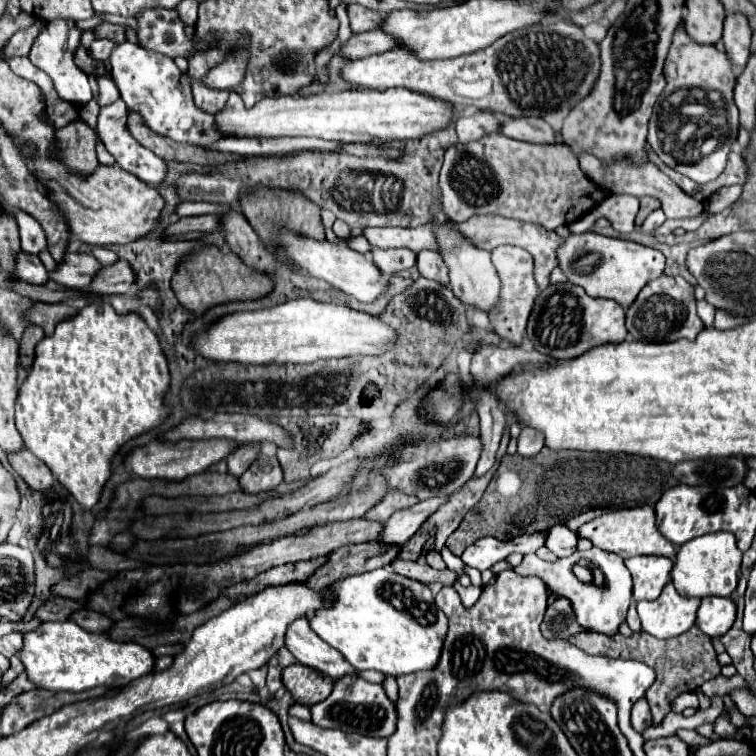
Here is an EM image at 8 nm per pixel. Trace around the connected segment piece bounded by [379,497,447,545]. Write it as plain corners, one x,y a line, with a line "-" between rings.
433,497
433,499
425,499
419,501
407,509
399,509
395,511
387,523
383,525
383,531
379,535
379,541
385,545
401,545
407,539
411,539
411,535
421,527
421,523
439,509
439,505
443,505
447,501
447,497

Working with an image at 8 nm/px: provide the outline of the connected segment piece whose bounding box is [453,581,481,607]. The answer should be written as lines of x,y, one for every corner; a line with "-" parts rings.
455,581
455,585
453,585
455,589
457,589
457,593
459,593
459,597
461,597
461,603
465,605
465,607
471,607
477,599
479,599
479,595
481,595
481,589
479,587
463,587
459,581

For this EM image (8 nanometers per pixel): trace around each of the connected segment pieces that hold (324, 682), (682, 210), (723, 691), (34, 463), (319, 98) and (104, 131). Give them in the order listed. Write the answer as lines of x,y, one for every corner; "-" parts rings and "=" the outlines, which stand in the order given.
293,663
285,667
281,679
285,689
291,693
291,697
299,705
307,705
307,707
325,701
333,691
333,683
335,683
331,677
325,677
323,673
309,669
307,665
301,663
=
581,151
579,153
579,163
581,163
581,169
583,173
593,179
597,185
609,189
611,193
627,193
627,195
635,195
635,197
641,197
641,195
651,195
651,197
657,197
661,201
661,209
663,213
667,215
667,219
681,219
681,217
693,217
697,215
703,205
699,201
695,201
693,197
685,195
661,169
657,169
651,161
645,161
641,165
633,163
631,159
623,159
623,161
617,161
617,163
603,163
601,159
593,157
591,153
585,153
=
717,675
713,679
709,679
701,689
705,691
705,695
713,697
713,695
727,695
731,689
735,687
745,687
747,683
743,681
741,675
733,675
733,677
725,677
725,675
=
27,447
21,449
21,453
13,453
13,457
9,457
9,463
31,489
49,489
53,485
53,473
49,473
49,467
=
385,89
385,91
339,91
317,95
281,95
265,97
251,109
241,101
241,95
231,91
225,109
215,113
217,131
225,137
321,137
339,141
369,141
379,137
391,139
419,139
427,133
443,129
453,121
447,103
409,91
409,89
=
119,99
113,105
105,105
99,111
99,121
97,121
97,133
99,139
105,143
107,151
115,157
117,165
133,175
137,175
141,181
147,181
149,185
159,185
165,179
165,161
161,157
157,157
153,151
145,149
127,129
127,107
125,103

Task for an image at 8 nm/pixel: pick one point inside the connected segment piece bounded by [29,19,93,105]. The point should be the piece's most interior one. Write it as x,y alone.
53,51

